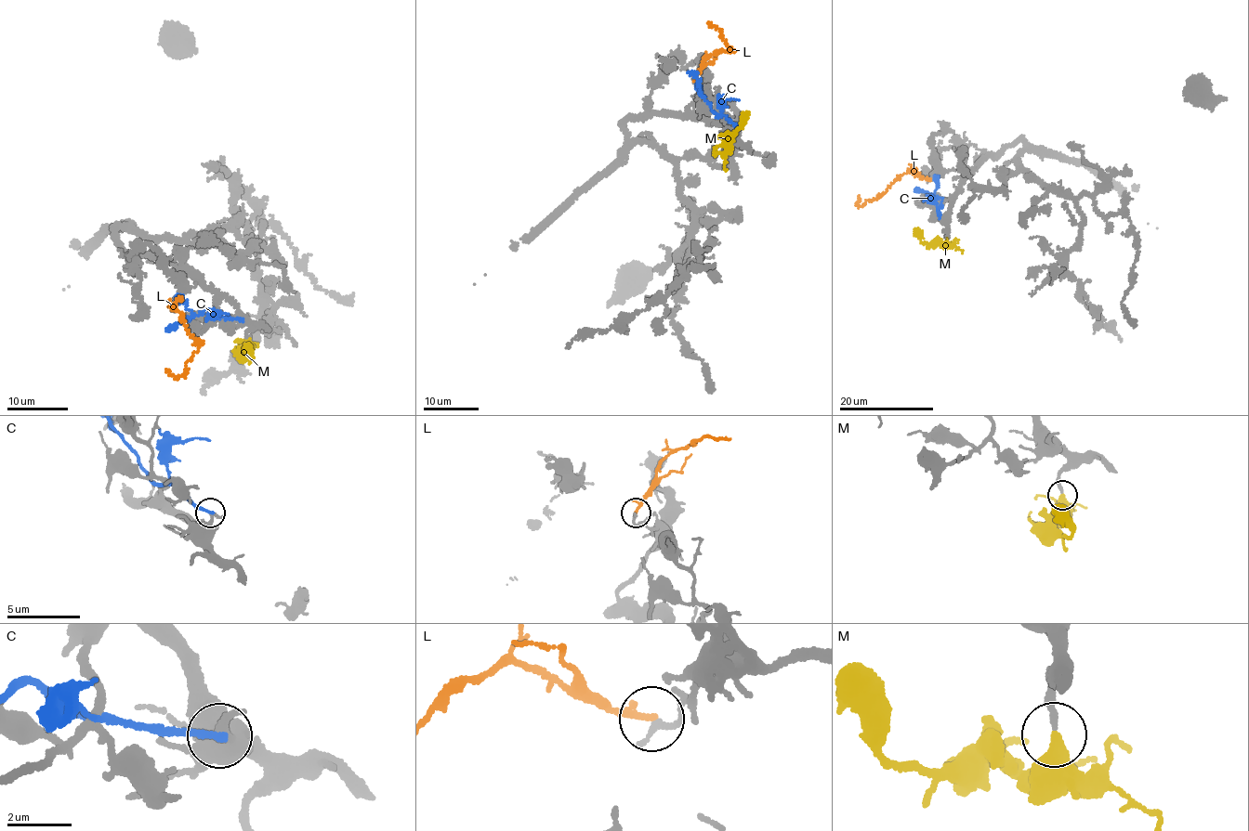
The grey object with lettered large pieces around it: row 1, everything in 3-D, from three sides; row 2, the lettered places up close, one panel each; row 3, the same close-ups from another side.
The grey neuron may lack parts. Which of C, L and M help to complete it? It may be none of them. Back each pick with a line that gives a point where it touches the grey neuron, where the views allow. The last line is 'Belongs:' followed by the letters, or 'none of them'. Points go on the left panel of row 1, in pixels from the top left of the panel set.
M: Touches grey at (248, 341)
Belongs: M

